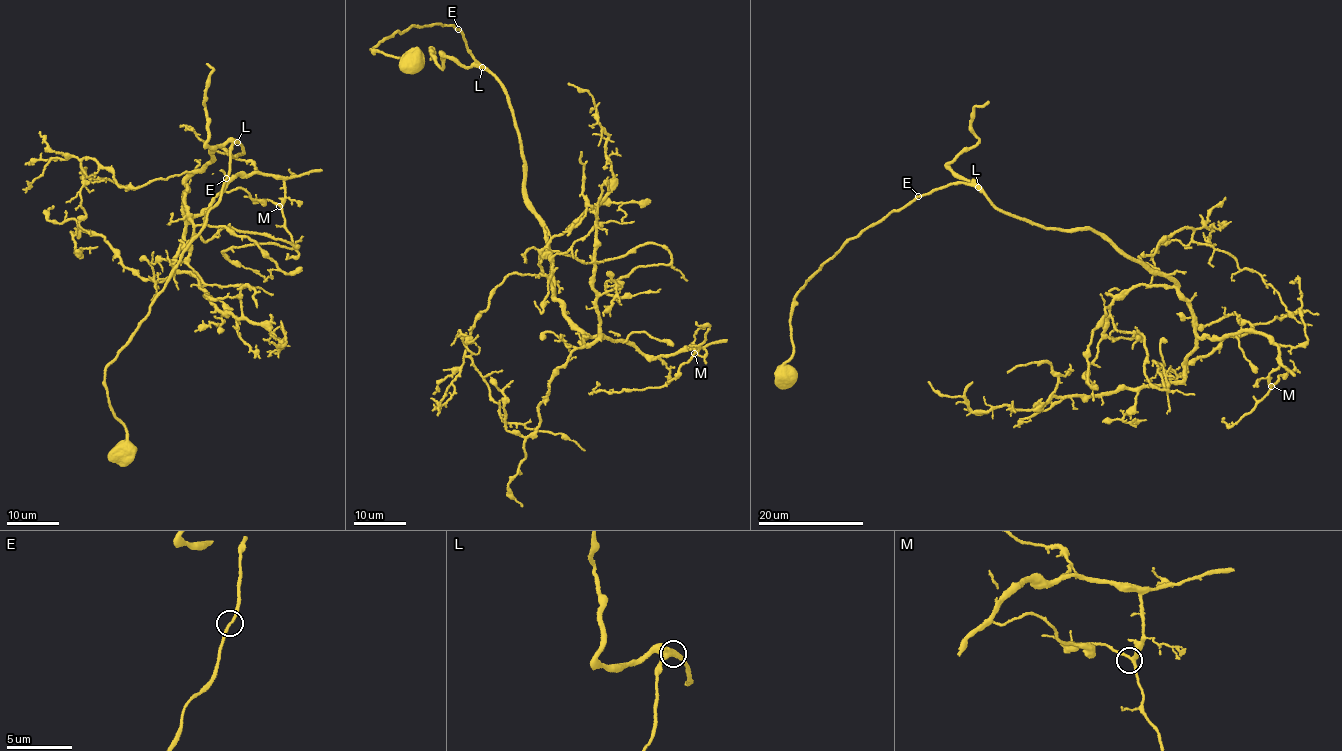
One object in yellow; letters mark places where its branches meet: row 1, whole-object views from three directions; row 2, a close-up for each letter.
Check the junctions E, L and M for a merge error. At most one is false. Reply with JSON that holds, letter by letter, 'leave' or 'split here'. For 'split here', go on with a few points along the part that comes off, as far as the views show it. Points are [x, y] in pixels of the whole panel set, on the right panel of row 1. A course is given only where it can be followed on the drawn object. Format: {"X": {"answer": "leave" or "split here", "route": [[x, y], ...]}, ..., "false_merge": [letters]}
{"E": {"answer": "leave"}, "L": {"answer": "leave"}, "M": {"answer": "leave"}, "false_merge": []}

